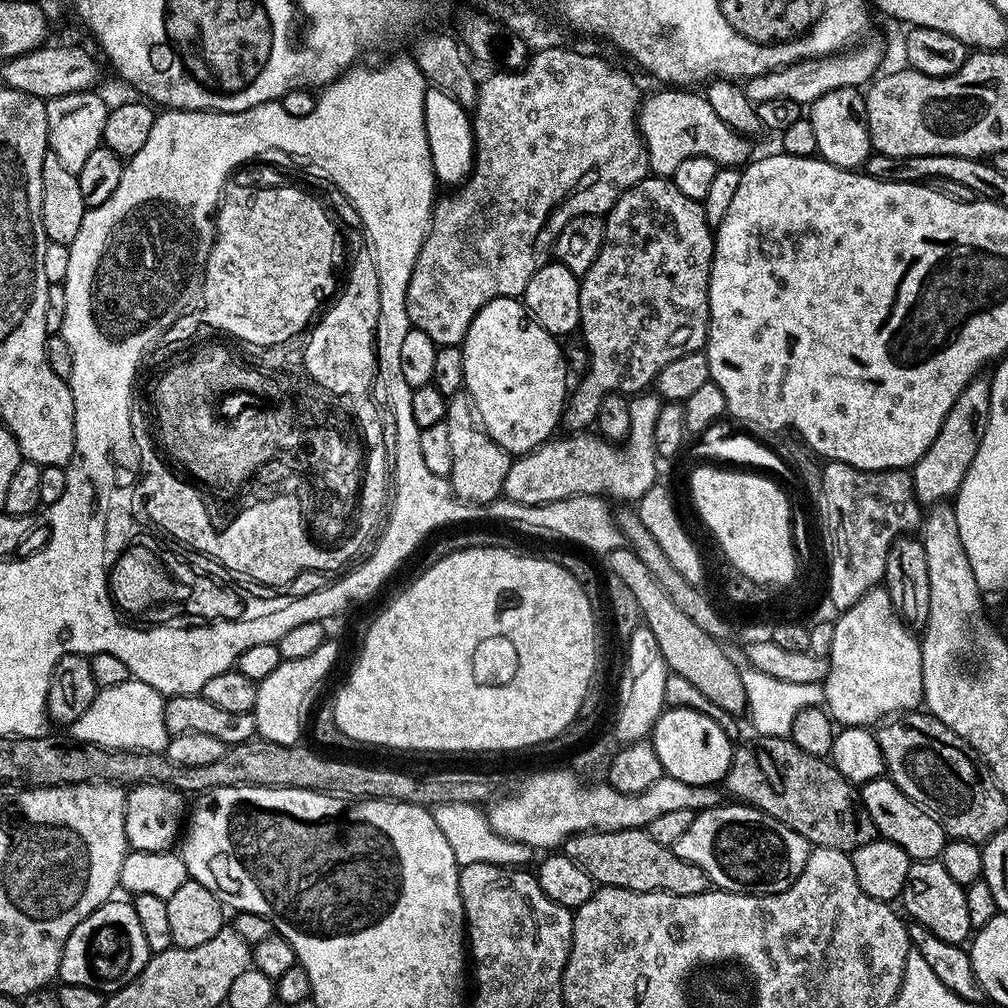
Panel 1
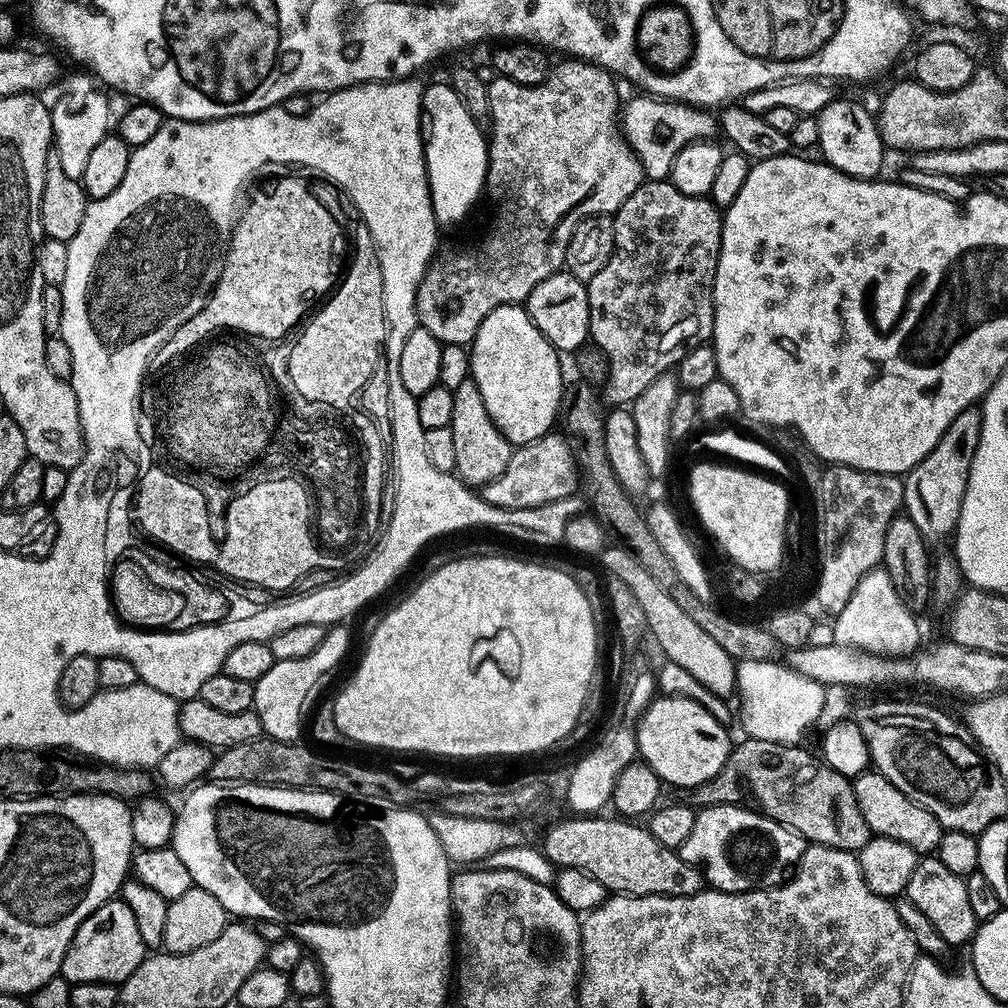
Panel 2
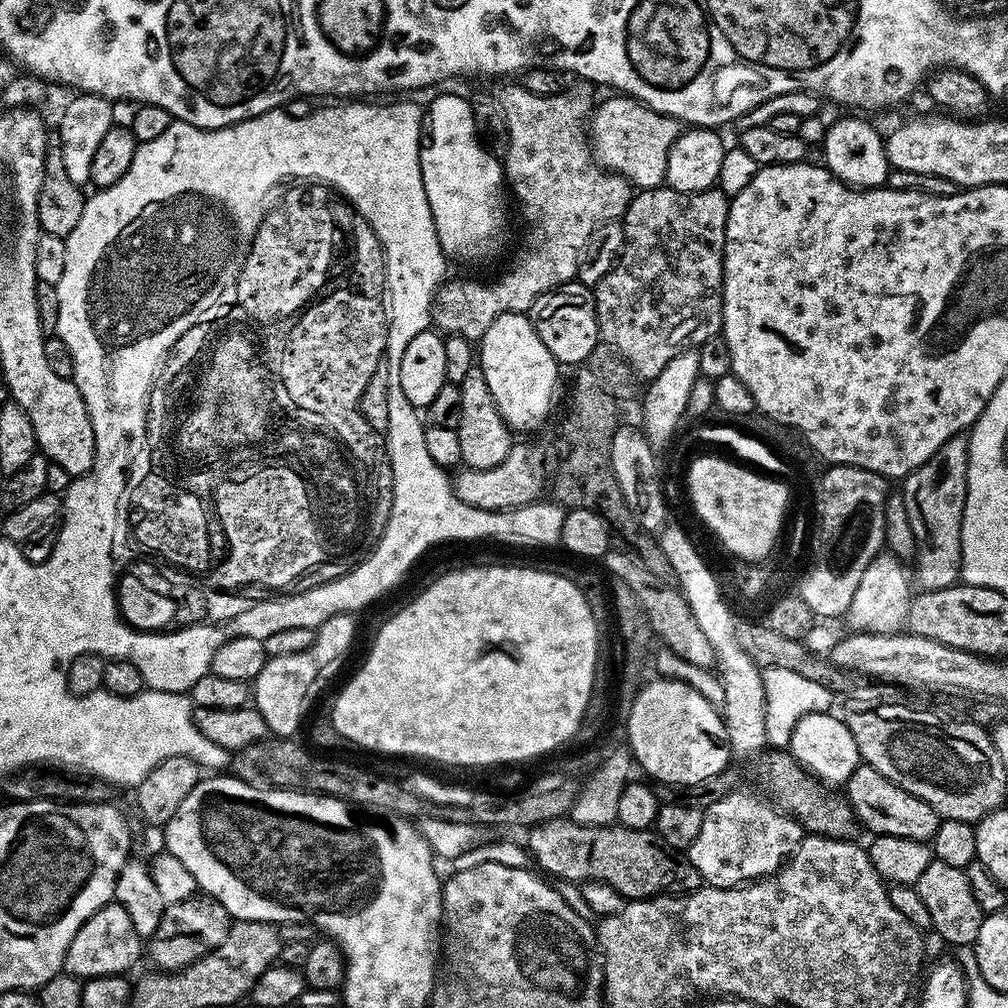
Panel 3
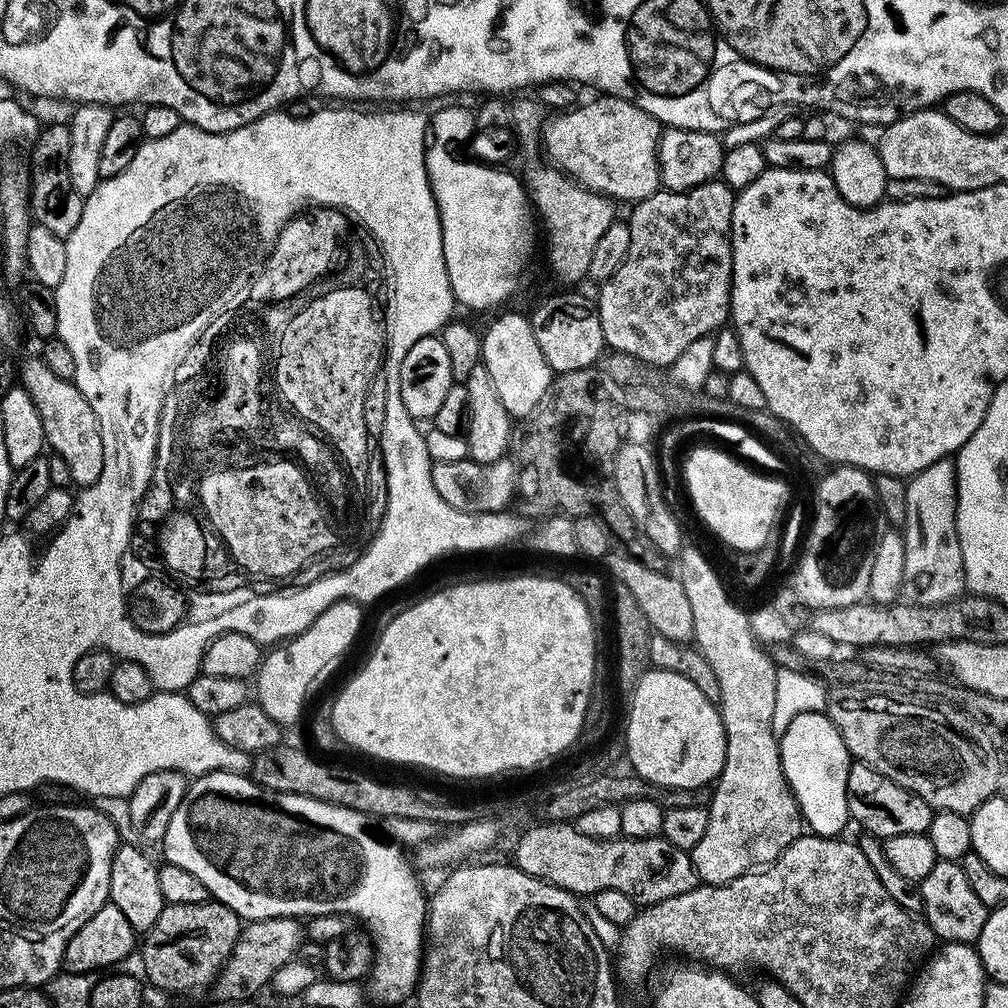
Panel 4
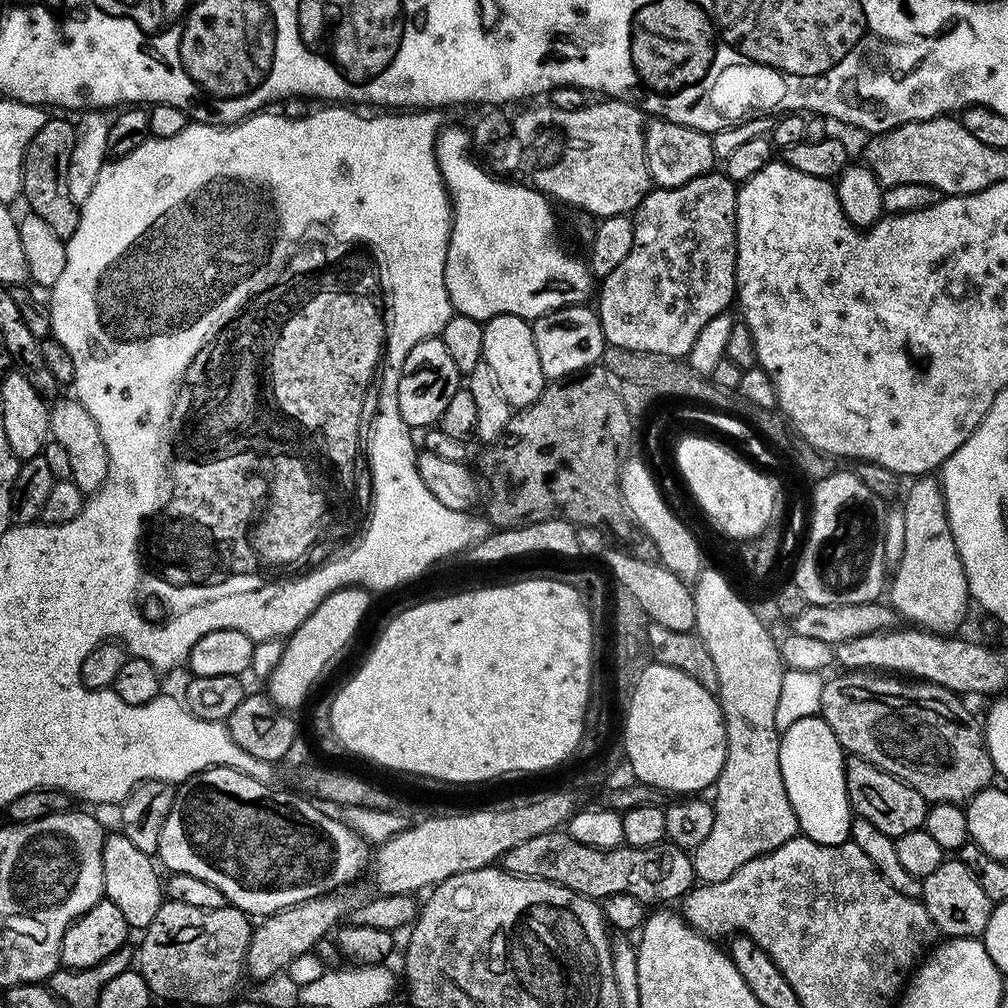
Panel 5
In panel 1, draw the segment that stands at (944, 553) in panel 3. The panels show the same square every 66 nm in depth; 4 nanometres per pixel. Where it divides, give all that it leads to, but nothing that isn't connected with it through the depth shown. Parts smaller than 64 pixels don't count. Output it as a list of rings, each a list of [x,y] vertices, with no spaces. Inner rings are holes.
[[[981,374],[969,382],[966,390],[958,394],[958,402],[950,406],[950,414],[946,414],[946,422],[942,422],[938,438],[930,442],[930,450],[926,450],[926,454],[922,454],[920,461],[911,469],[912,485],[916,491],[916,499],[921,505],[939,505],[955,497],[960,491],[962,482],[970,470],[970,462],[974,462],[974,454],[978,454],[978,446],[982,446],[982,434],[986,434],[986,426],[990,422],[991,393],[991,379]]]

